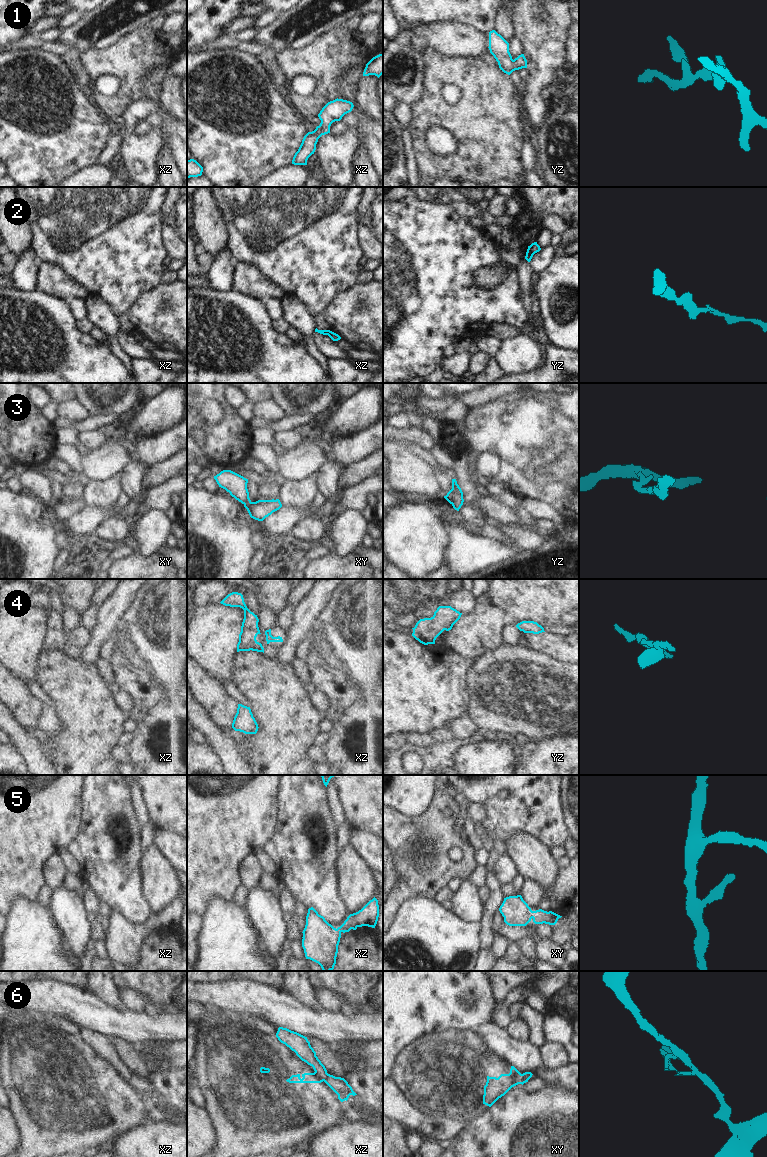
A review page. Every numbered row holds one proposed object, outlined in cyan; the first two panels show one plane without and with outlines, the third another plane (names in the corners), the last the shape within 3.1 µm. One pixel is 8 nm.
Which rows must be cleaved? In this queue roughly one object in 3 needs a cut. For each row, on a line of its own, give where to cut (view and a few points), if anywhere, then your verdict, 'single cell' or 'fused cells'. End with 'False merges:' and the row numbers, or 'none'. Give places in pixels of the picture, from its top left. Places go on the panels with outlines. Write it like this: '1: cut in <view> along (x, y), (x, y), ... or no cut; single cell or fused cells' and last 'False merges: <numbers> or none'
1: no cut; single cell
2: cut in yz along (533, 254), (526, 255); fused cells
3: no cut; single cell
4: no cut; single cell
5: no cut; single cell
6: no cut; single cell
False merges: 2

